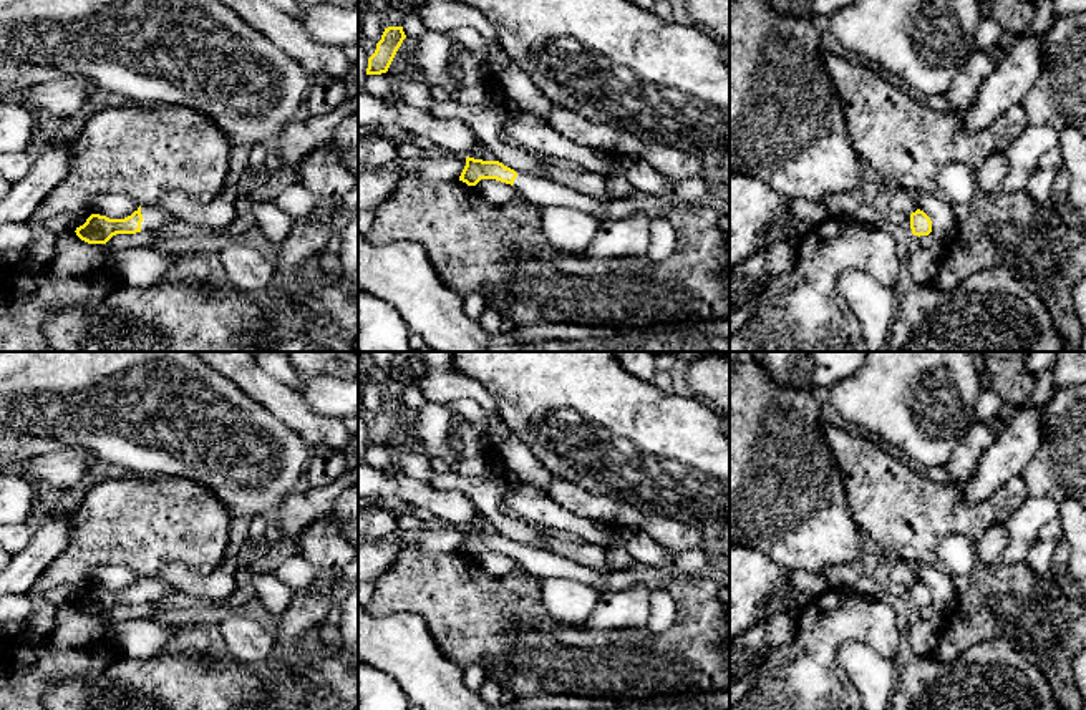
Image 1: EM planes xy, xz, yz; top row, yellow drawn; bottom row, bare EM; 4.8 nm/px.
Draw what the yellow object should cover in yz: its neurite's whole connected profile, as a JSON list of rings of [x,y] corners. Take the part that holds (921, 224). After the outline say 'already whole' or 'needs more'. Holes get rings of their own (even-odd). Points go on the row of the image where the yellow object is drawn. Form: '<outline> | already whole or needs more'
[[[917,209],[910,214],[910,229],[914,236],[928,236],[932,232],[932,221],[924,211]]] | already whole

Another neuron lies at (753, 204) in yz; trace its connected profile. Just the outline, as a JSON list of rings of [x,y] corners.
[[[730,171],[730,267],[761,249],[764,234],[789,199],[759,178]]]

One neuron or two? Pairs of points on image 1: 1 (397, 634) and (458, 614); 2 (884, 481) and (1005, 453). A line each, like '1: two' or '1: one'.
1: two
2: two

